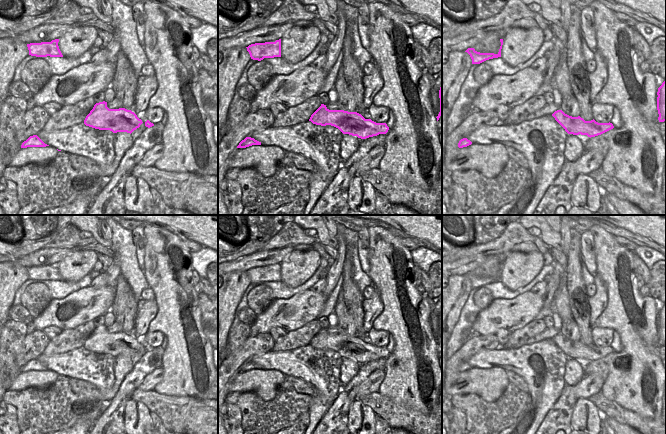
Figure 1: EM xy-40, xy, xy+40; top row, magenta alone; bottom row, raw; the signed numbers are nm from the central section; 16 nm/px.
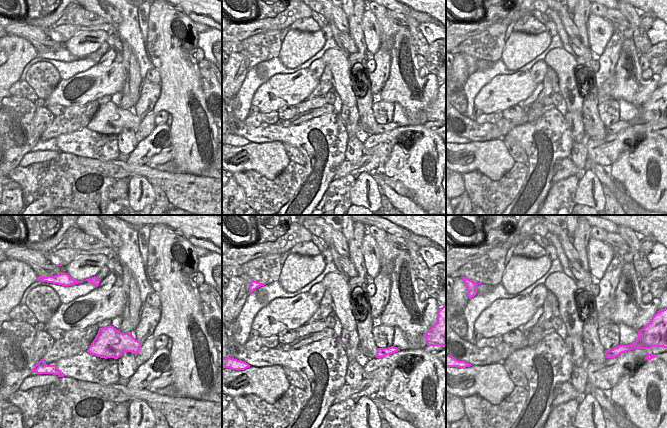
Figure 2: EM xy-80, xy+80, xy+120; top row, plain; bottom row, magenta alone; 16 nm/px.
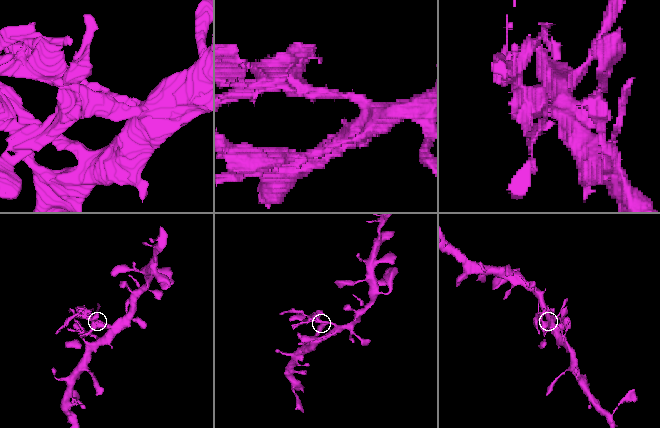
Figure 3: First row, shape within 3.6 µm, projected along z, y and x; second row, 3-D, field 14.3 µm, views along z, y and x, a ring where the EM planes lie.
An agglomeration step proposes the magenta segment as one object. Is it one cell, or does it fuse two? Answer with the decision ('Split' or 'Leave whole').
Split

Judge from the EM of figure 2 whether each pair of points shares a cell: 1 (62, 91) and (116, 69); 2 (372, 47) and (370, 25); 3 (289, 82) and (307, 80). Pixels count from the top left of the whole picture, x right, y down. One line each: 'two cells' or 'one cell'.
1: one cell
2: one cell
3: one cell

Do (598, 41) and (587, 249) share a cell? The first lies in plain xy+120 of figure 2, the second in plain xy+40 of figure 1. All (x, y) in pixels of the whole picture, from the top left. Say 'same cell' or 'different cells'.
same cell

